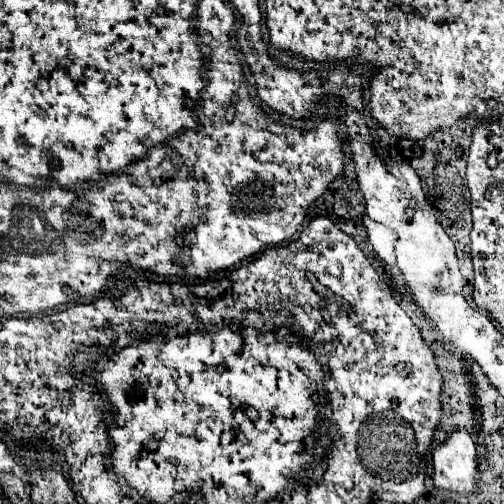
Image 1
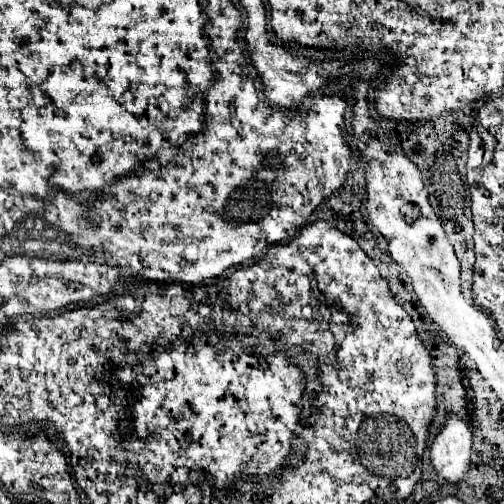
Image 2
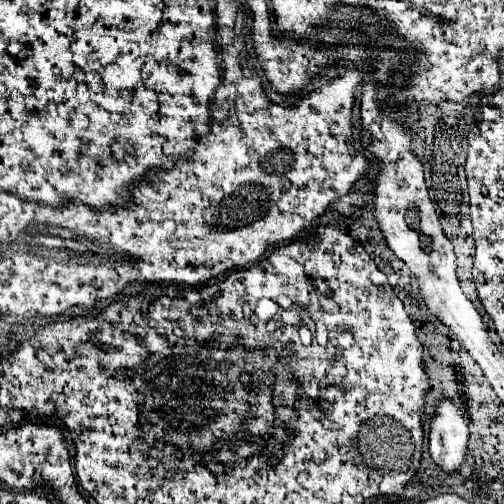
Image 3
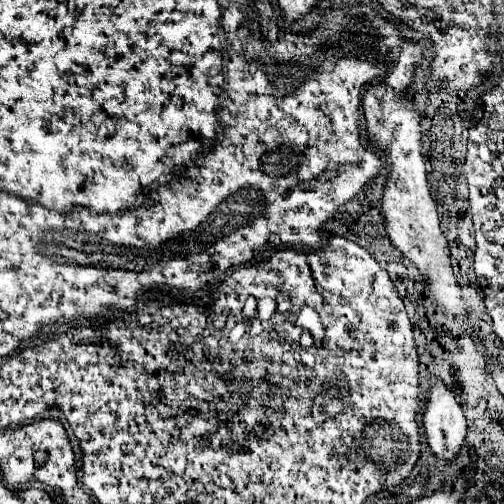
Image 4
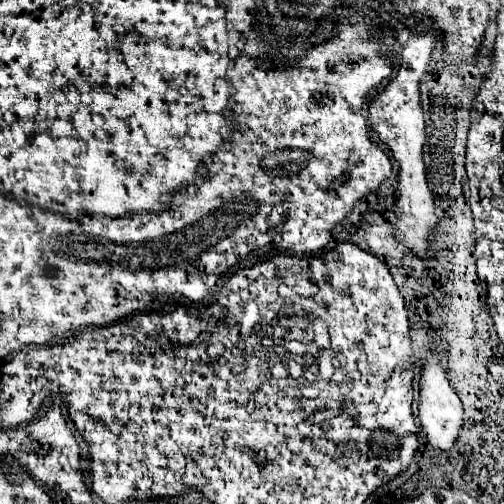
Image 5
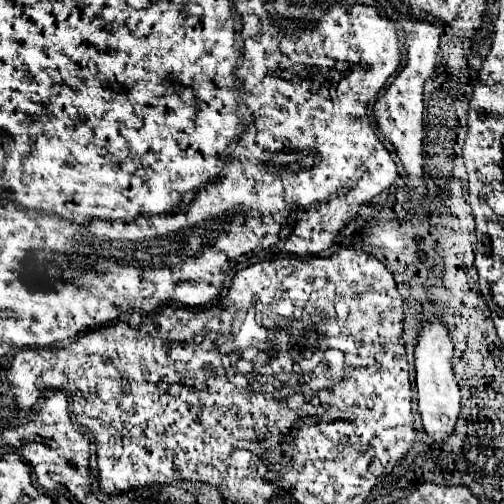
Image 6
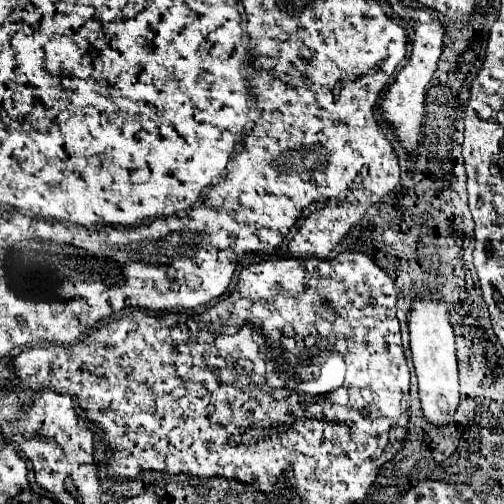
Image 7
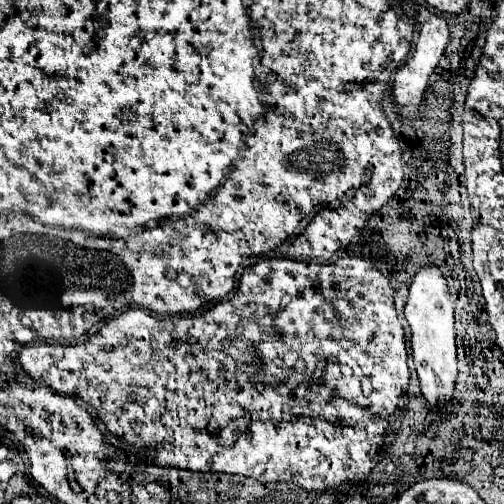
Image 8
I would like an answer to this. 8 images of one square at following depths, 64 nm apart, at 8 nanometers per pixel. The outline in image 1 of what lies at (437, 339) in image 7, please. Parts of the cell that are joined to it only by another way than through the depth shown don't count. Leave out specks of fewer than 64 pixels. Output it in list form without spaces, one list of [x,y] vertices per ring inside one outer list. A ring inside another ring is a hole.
[[[452,432],[448,440],[434,450],[432,458],[436,488],[466,496],[476,492],[476,484],[480,480],[478,456],[474,440],[468,432]]]

